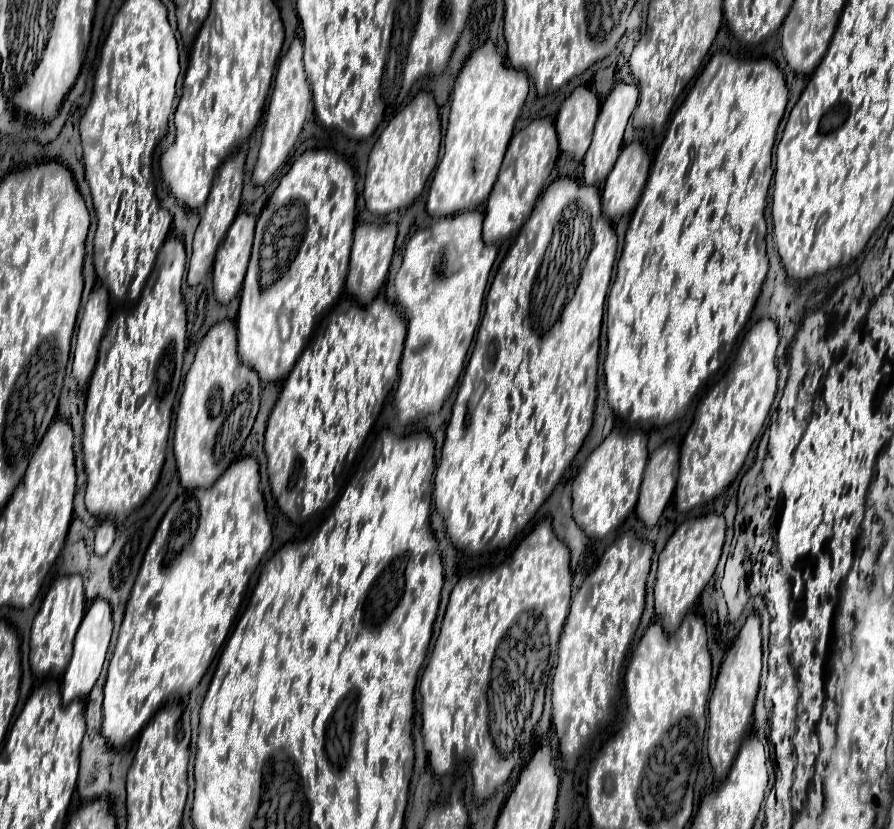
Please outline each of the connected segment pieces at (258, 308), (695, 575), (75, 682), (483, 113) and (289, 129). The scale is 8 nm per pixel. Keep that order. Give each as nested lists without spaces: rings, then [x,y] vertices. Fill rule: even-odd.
[[[308,150],[304,152],[300,158],[294,160],[292,168],[288,170],[288,174],[280,180],[278,188],[274,190],[274,194],[270,196],[266,208],[262,210],[260,214],[260,220],[256,224],[256,238],[254,238],[254,248],[252,248],[252,258],[250,258],[250,264],[248,264],[248,274],[246,274],[246,280],[244,280],[244,288],[242,288],[242,300],[240,300],[240,312],[238,312],[238,318],[236,318],[236,328],[238,328],[238,356],[242,358],[244,364],[248,364],[250,368],[254,368],[258,374],[260,374],[260,380],[262,382],[278,382],[278,380],[284,380],[292,366],[296,364],[296,360],[300,358],[312,330],[314,330],[314,324],[316,320],[326,311],[331,308],[339,299],[342,288],[344,288],[344,280],[346,280],[346,274],[348,274],[348,260],[350,260],[350,246],[352,246],[352,232],[354,232],[356,226],[356,179],[355,172],[350,164],[334,150]],[[282,314],[288,314],[290,318],[290,336],[288,338],[282,338],[282,330],[280,330],[280,316]]]
[[[718,514],[692,518],[682,522],[676,528],[676,532],[670,536],[664,550],[660,552],[656,584],[654,584],[654,602],[656,602],[658,621],[662,622],[664,632],[668,636],[672,636],[678,630],[690,606],[696,604],[696,600],[700,598],[700,592],[710,582],[722,554],[724,532],[726,532],[726,524],[724,524],[724,518]]]
[[[96,598],[92,602],[92,606],[88,608],[88,612],[86,612],[86,616],[84,616],[80,628],[78,628],[76,640],[74,640],[74,654],[72,654],[72,660],[66,668],[64,682],[62,682],[62,704],[64,706],[68,706],[72,700],[86,698],[90,694],[90,690],[94,688],[94,684],[100,676],[106,652],[108,652],[110,636],[112,636],[112,610],[110,610],[110,604],[102,598]]]
[[[492,42],[470,54],[452,90],[446,150],[428,192],[426,210],[430,216],[474,210],[488,200],[526,96],[528,74],[508,66]]]
[[[294,38],[288,52],[284,54],[284,58],[278,64],[278,72],[274,78],[274,88],[272,88],[272,96],[270,96],[270,104],[268,104],[268,112],[266,112],[266,122],[264,122],[264,134],[262,134],[262,146],[260,146],[260,154],[254,166],[254,174],[252,174],[252,182],[256,186],[262,186],[268,182],[268,178],[288,160],[290,150],[294,148],[304,120],[306,120],[306,112],[312,104],[312,92],[306,80],[306,72],[304,72],[304,64],[302,64],[302,40]]]

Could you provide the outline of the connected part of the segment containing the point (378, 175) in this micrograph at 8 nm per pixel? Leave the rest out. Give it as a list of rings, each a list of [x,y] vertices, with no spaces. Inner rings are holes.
[[[420,92],[400,114],[388,122],[370,152],[364,184],[366,208],[374,214],[388,214],[398,208],[408,208],[422,194],[428,176],[438,164],[440,142],[442,130],[438,106],[430,92]]]

